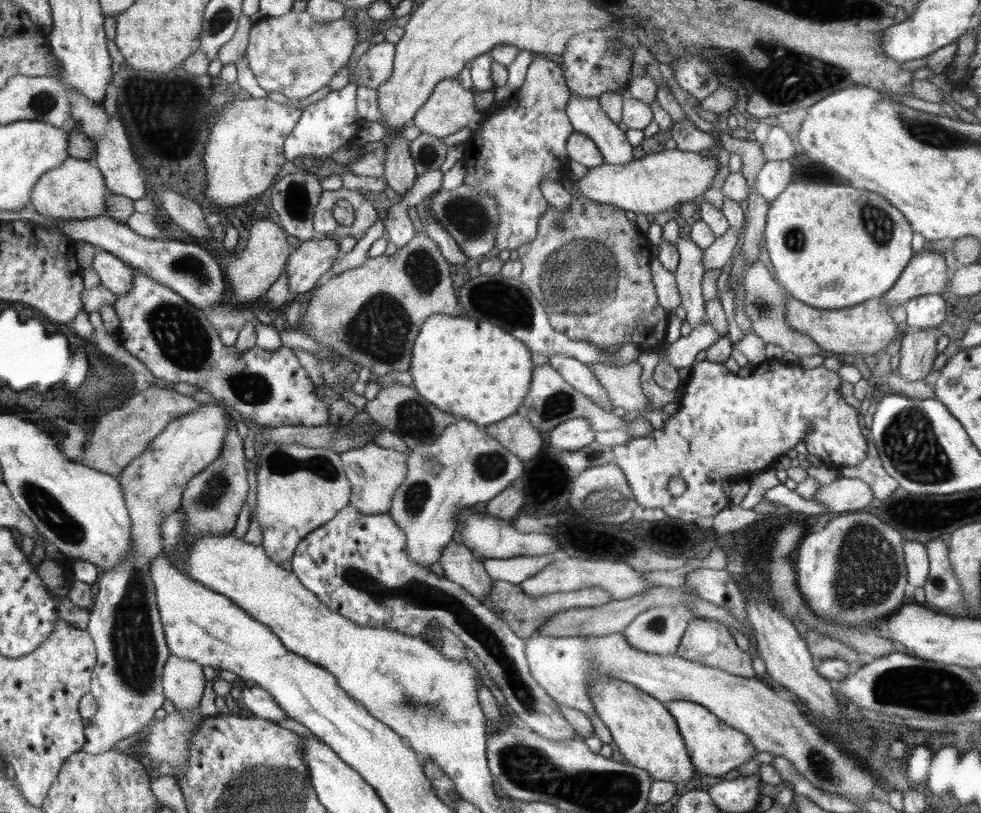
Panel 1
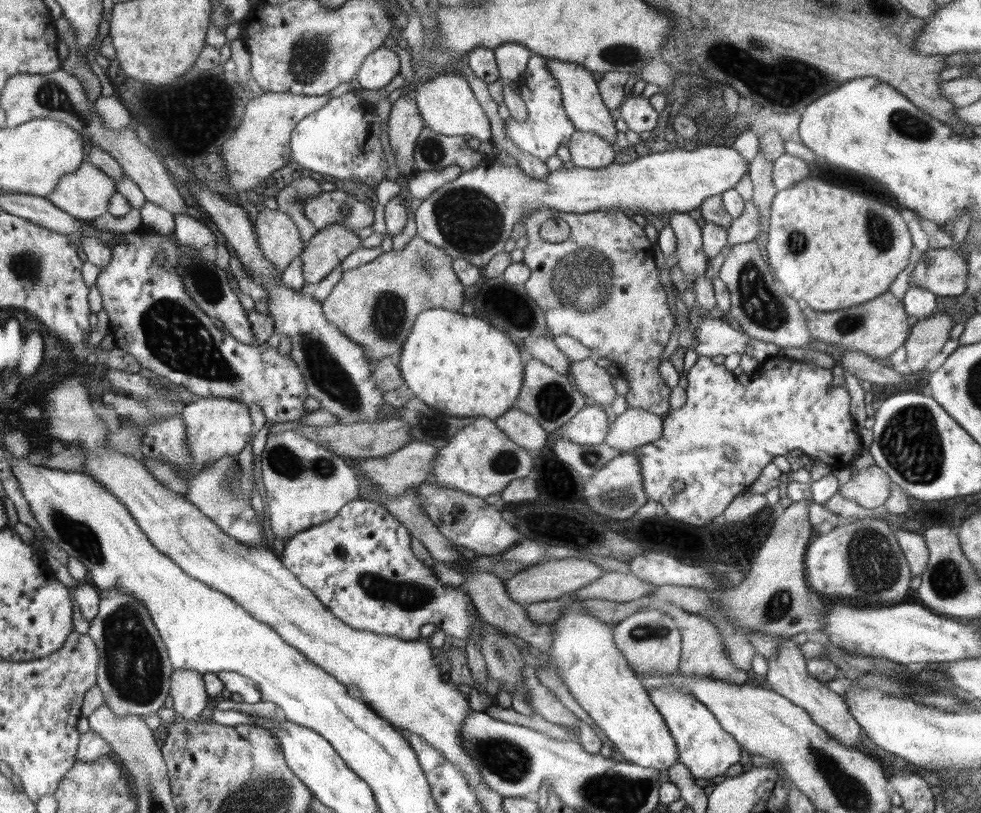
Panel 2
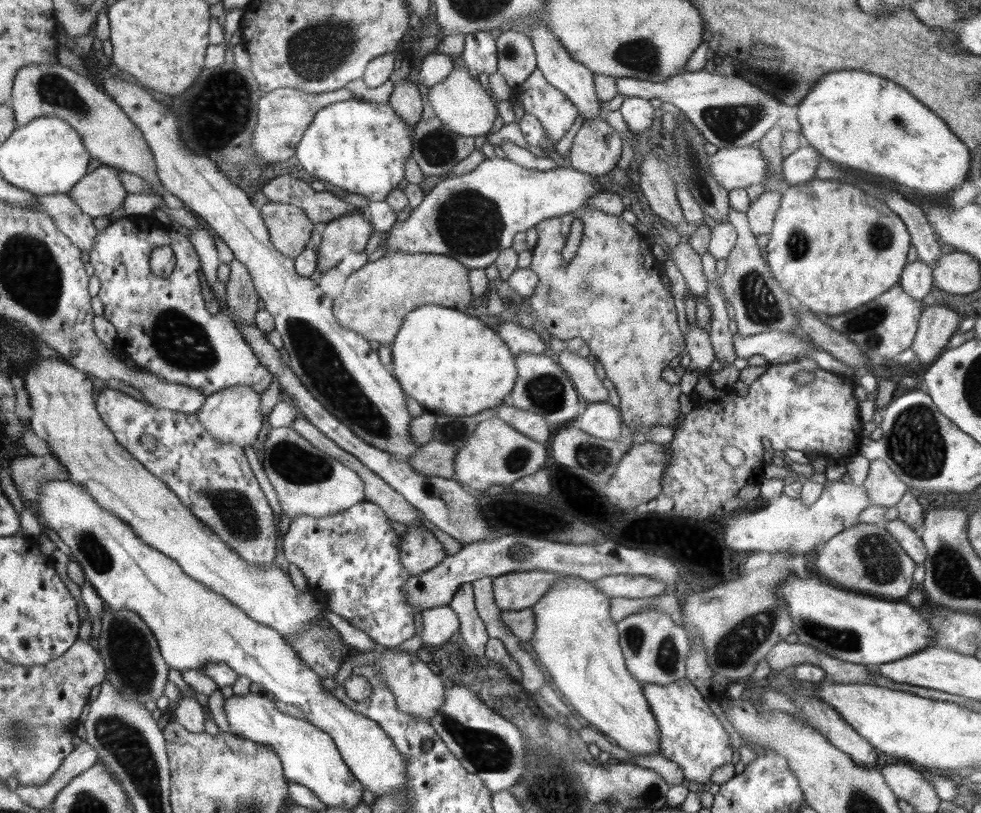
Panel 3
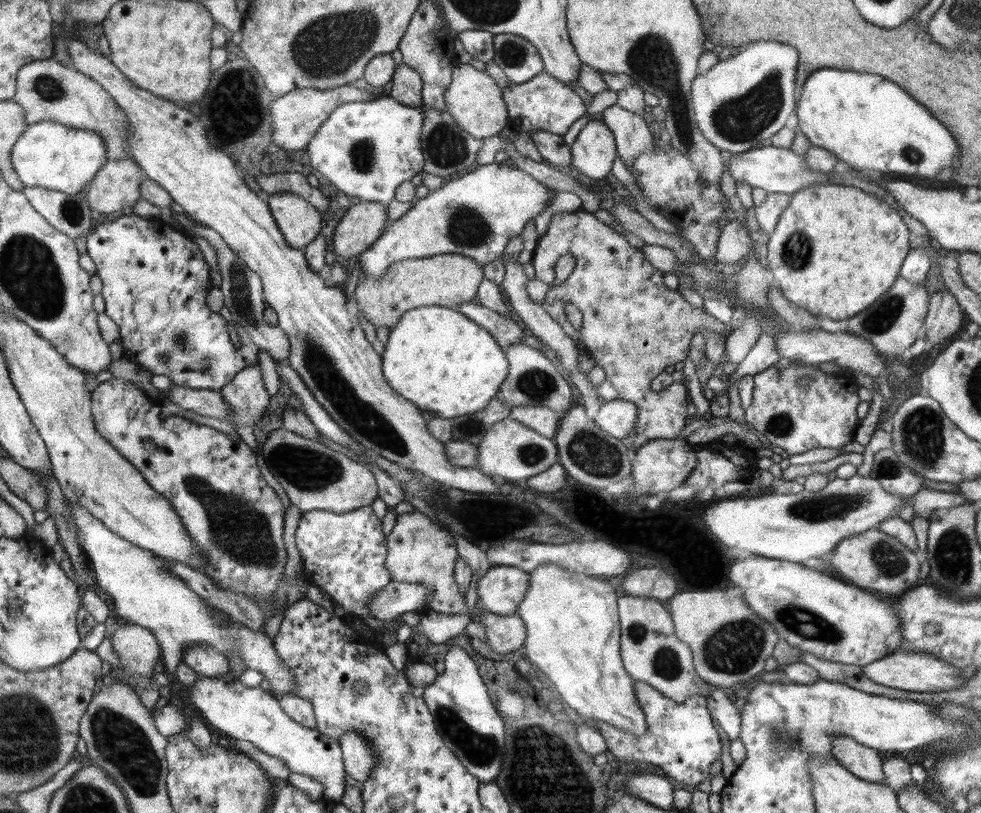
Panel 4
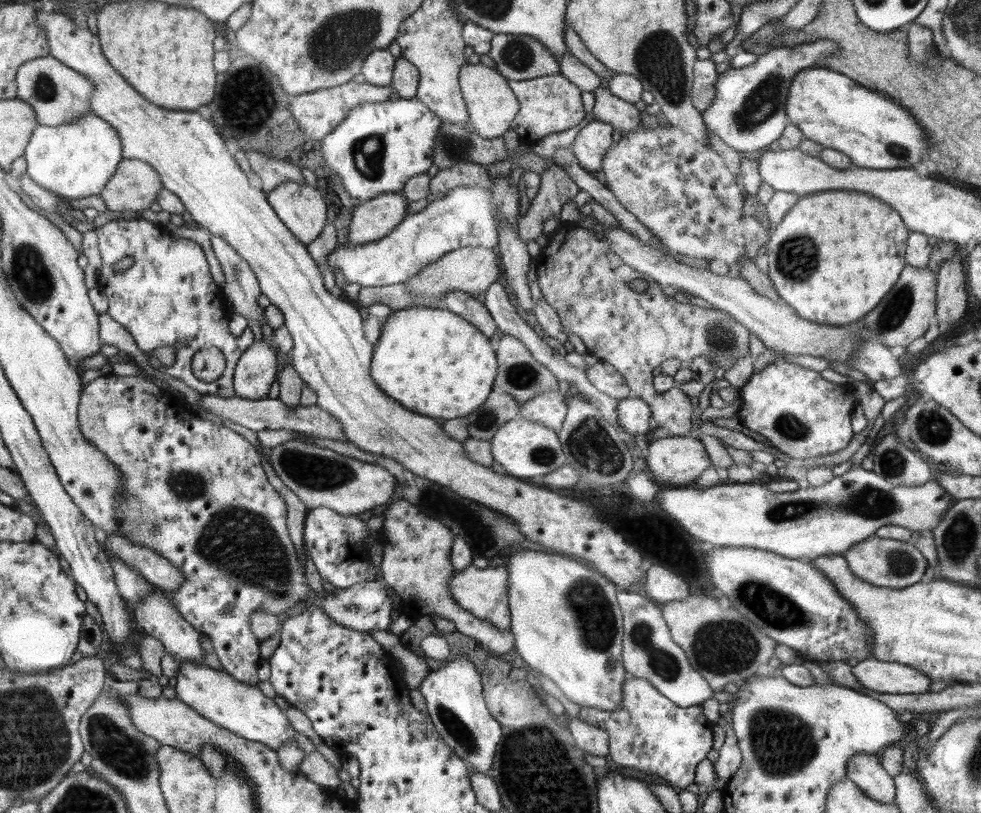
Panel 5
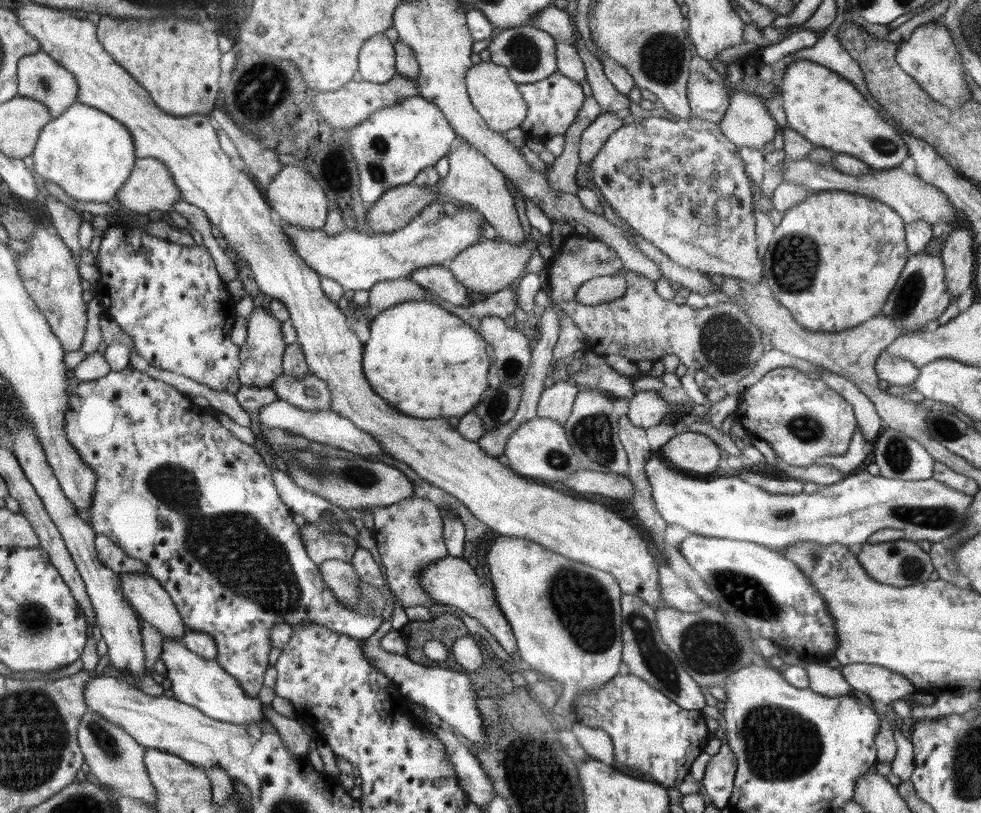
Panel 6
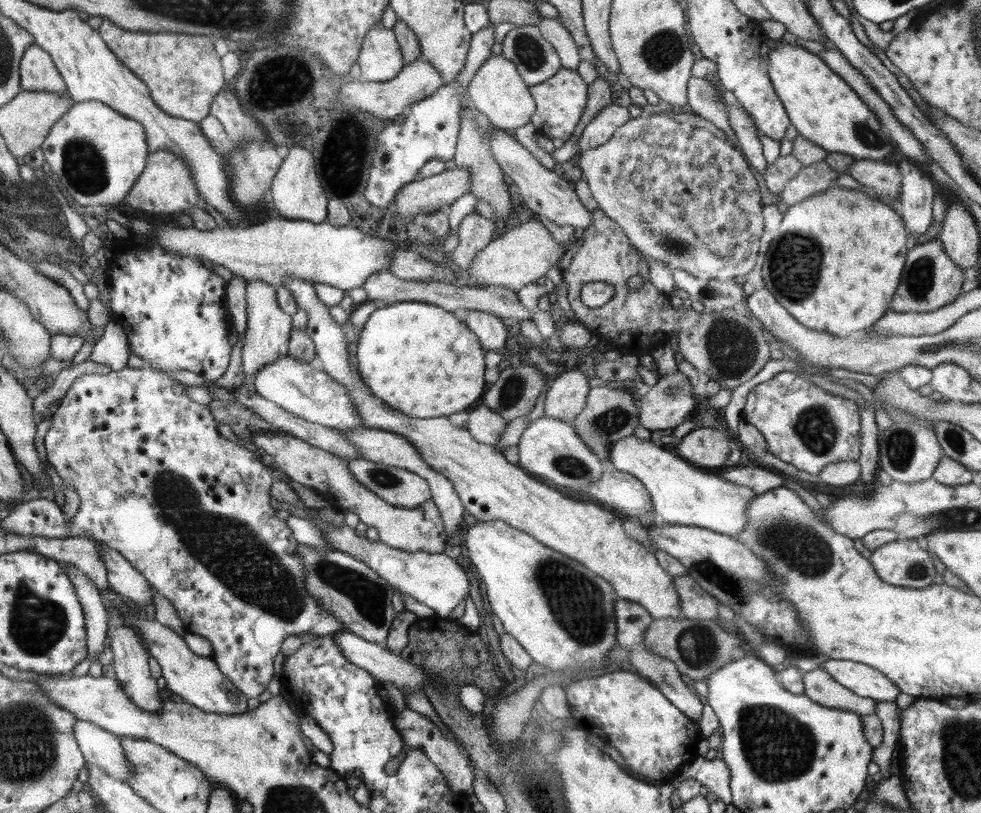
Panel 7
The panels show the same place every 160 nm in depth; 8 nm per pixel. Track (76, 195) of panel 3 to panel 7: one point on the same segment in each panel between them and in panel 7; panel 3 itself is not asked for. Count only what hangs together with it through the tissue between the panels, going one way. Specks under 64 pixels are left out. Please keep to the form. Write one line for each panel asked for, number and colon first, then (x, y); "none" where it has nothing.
4: (117, 184)
5: (135, 185)
6: (150, 186)
7: (166, 185)

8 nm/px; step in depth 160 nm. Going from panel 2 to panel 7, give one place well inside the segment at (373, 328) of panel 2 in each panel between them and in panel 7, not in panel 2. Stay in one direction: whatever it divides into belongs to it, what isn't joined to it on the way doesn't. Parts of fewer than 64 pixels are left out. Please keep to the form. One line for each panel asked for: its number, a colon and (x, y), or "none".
3: (375, 299)
4: (447, 280)
5: (472, 270)
6: (489, 266)
7: (523, 254)

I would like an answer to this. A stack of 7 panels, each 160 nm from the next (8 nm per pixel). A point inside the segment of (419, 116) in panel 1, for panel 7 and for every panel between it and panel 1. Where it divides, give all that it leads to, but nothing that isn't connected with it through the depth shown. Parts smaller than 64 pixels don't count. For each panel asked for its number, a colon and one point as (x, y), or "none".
2: (447, 104)
3: (460, 102)
4: (476, 102)
5: (491, 105)
6: (495, 96)
7: (496, 89)

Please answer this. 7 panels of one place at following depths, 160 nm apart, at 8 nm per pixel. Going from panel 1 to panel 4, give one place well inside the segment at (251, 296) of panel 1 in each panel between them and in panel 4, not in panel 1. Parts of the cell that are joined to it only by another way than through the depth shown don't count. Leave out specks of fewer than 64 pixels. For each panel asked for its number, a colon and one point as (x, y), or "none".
2: (280, 241)
3: (290, 229)
4: (300, 221)

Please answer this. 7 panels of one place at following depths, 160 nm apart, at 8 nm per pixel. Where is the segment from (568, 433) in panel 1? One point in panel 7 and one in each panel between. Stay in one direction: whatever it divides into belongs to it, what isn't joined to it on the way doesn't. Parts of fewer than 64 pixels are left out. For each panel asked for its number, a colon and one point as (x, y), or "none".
2: (589, 425)
3: (601, 420)
4: (617, 417)
5: (634, 414)
6: (647, 408)
7: (671, 401)

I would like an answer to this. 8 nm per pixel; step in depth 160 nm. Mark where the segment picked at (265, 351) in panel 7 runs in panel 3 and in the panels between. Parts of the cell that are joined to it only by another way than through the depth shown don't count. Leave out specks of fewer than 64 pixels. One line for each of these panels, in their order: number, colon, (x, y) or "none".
3: (233, 416)
4: (246, 395)
5: (256, 370)
6: (261, 356)

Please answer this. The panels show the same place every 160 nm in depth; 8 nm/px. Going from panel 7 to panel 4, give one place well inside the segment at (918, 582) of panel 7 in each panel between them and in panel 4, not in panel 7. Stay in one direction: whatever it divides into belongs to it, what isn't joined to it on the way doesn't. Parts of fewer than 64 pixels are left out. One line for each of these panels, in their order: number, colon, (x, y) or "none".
4: (873, 559)
5: (883, 562)
6: (899, 563)

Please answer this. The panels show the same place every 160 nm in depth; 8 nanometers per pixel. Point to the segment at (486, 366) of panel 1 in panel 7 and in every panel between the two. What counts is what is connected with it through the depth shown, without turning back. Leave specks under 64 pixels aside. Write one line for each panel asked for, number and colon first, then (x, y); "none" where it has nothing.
2: (459, 364)
3: (453, 363)
4: (436, 358)
5: (433, 362)
6: (404, 362)
7: (407, 356)

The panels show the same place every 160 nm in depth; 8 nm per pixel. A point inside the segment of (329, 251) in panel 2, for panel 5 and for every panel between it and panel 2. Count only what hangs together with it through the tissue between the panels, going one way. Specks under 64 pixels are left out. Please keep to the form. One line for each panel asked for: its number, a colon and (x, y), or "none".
3: (348, 233)
4: (363, 222)
5: (372, 219)

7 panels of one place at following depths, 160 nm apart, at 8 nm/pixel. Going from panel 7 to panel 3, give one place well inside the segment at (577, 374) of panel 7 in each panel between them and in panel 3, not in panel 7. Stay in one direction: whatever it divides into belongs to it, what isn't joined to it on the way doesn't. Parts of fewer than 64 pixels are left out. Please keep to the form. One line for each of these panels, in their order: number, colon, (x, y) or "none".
3: (530, 423)
4: (545, 421)
5: (550, 409)
6: (556, 403)

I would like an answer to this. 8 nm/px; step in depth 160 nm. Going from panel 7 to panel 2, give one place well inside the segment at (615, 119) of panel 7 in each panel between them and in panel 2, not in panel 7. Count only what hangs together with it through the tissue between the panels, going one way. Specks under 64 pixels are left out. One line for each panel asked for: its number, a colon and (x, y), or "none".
2: (588, 150)
3: (596, 148)
4: (594, 150)
5: (590, 144)
6: (596, 134)

